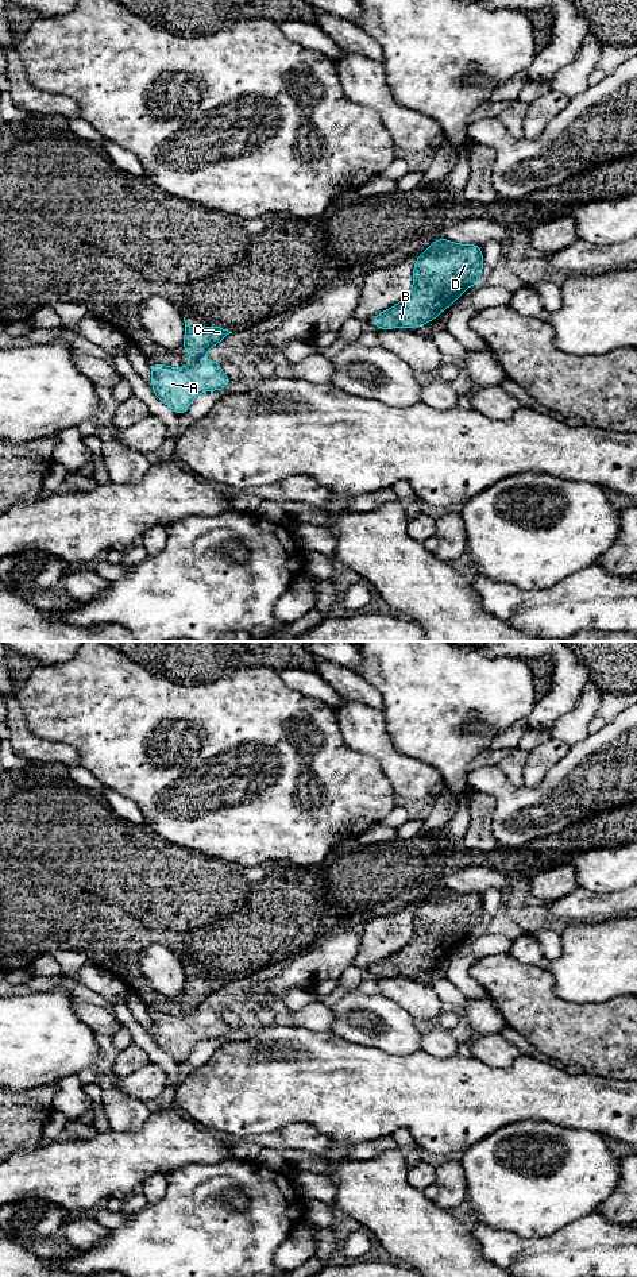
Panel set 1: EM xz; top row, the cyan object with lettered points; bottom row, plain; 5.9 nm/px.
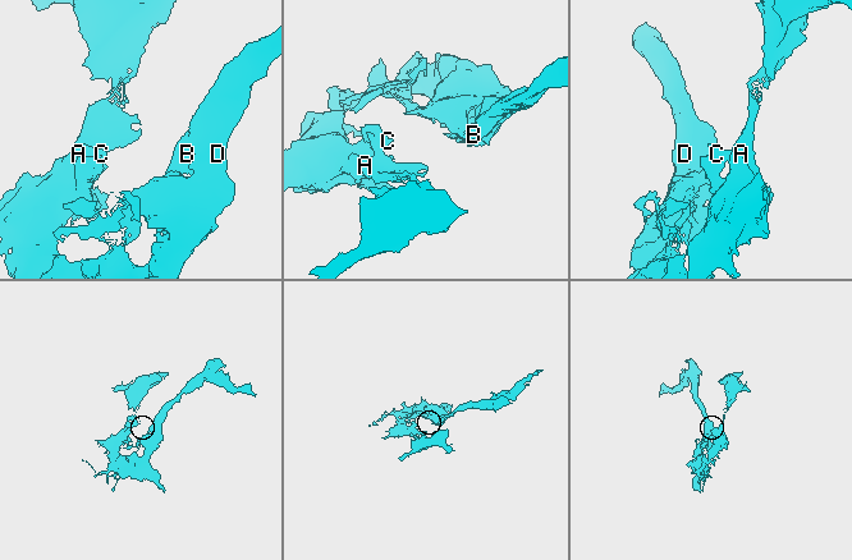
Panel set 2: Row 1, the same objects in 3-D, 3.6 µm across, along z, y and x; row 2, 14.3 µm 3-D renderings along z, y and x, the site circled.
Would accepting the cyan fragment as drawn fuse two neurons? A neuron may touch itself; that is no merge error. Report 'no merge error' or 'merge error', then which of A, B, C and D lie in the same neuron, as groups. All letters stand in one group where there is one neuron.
merge error | A B D / C

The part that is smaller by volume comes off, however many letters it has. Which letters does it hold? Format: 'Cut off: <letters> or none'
Cut off: C

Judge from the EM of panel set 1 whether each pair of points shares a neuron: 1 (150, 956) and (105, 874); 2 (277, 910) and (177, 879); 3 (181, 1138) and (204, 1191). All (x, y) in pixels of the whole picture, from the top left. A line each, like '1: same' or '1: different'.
1: different
2: same
3: different

